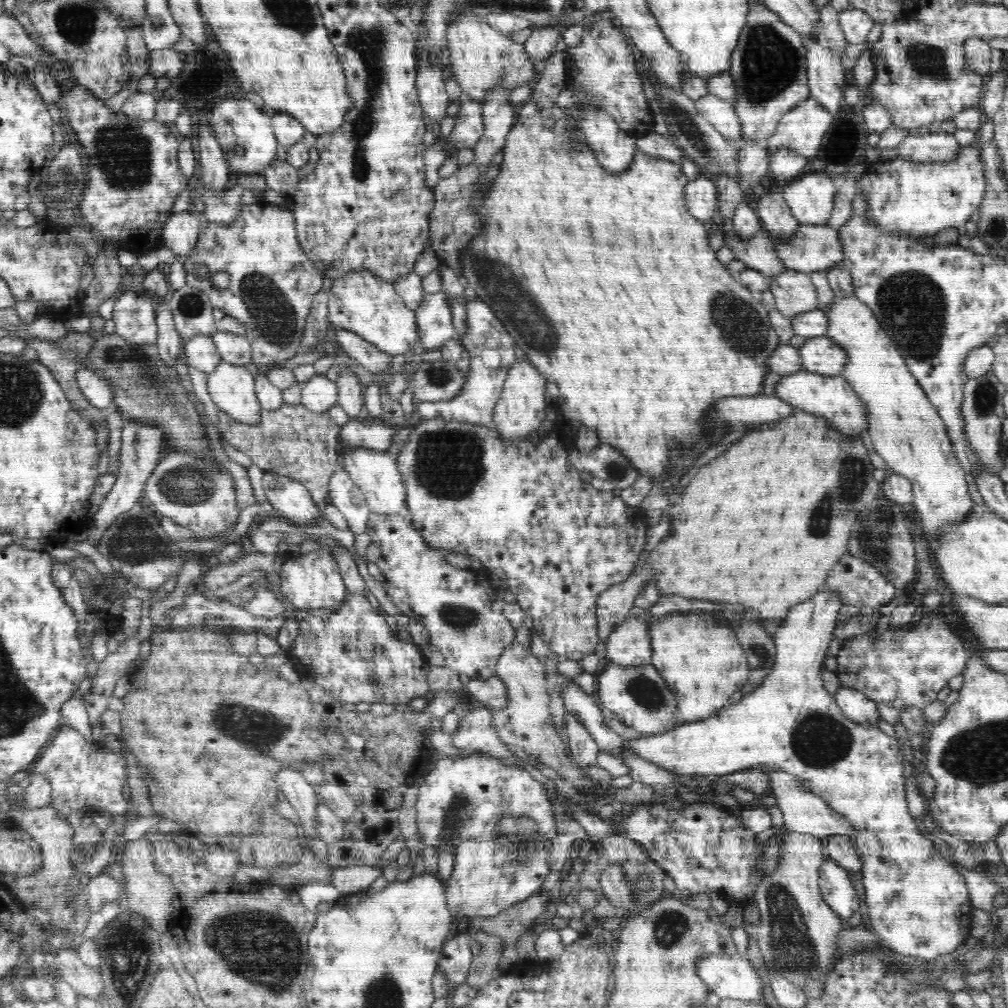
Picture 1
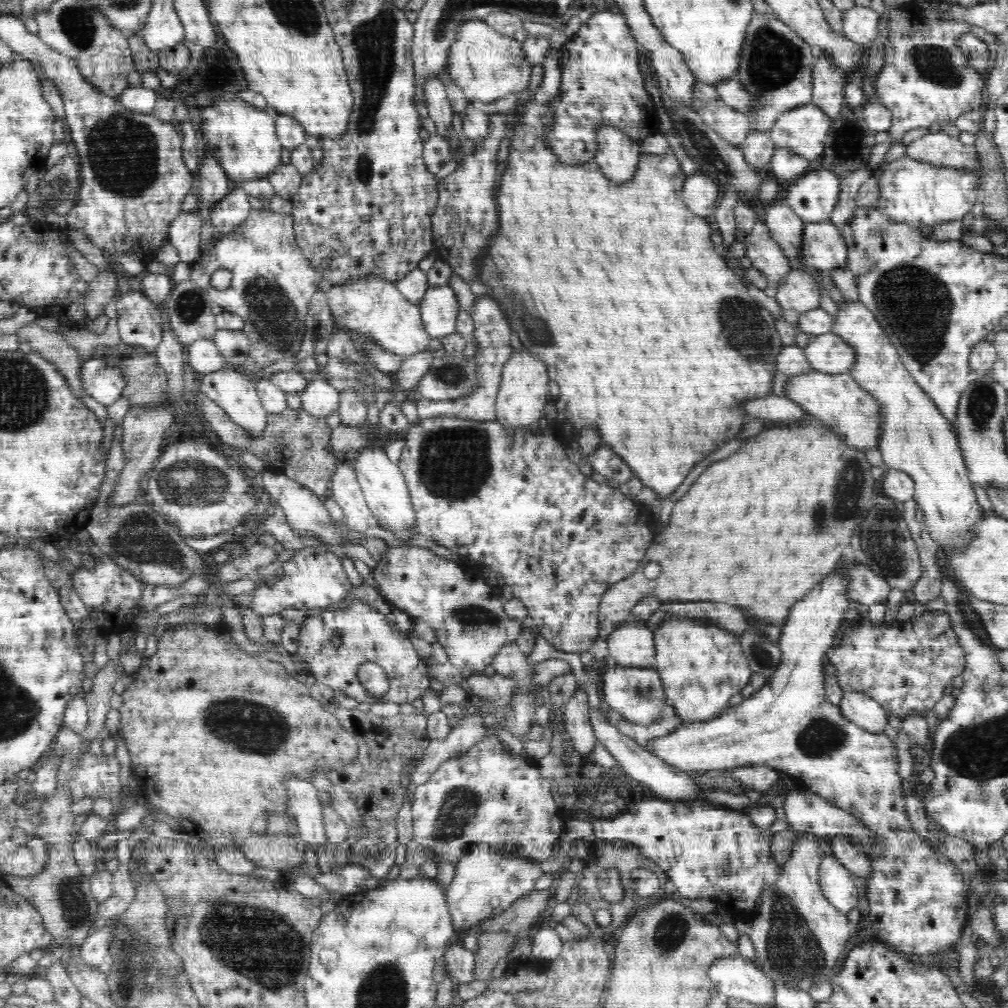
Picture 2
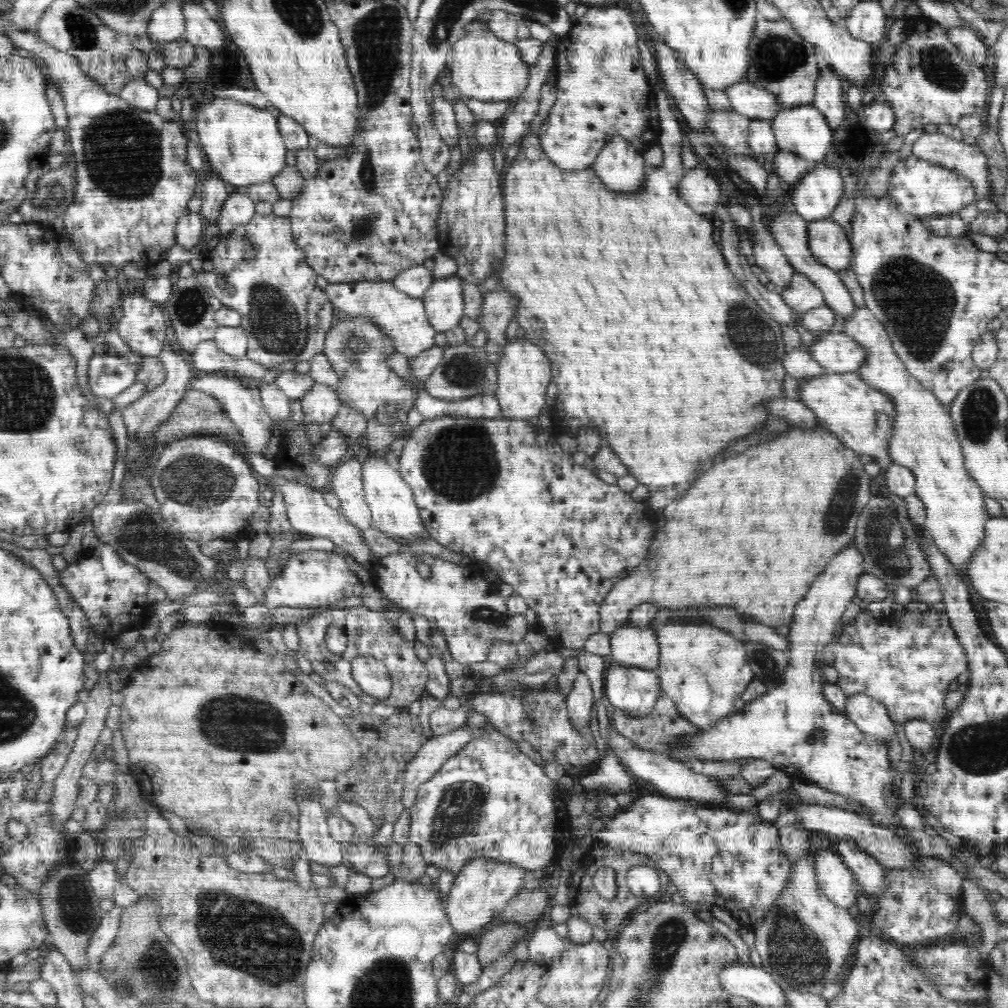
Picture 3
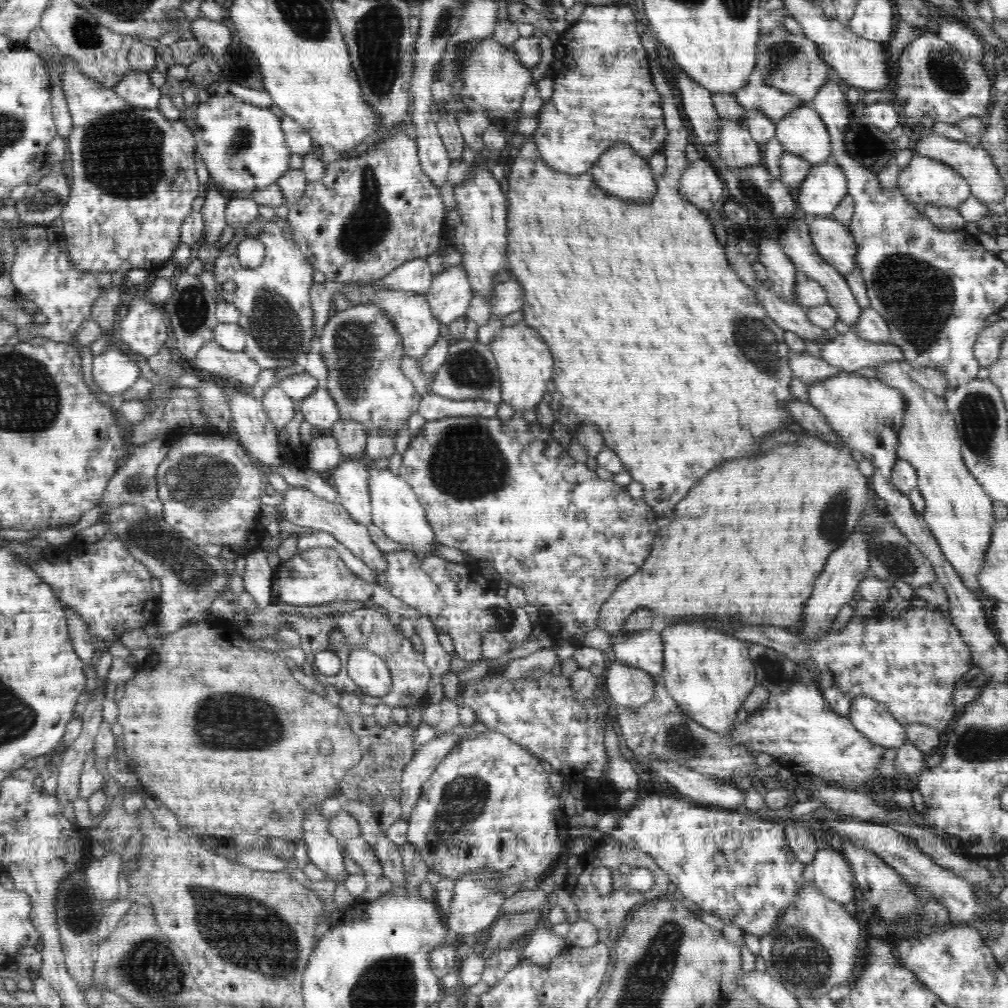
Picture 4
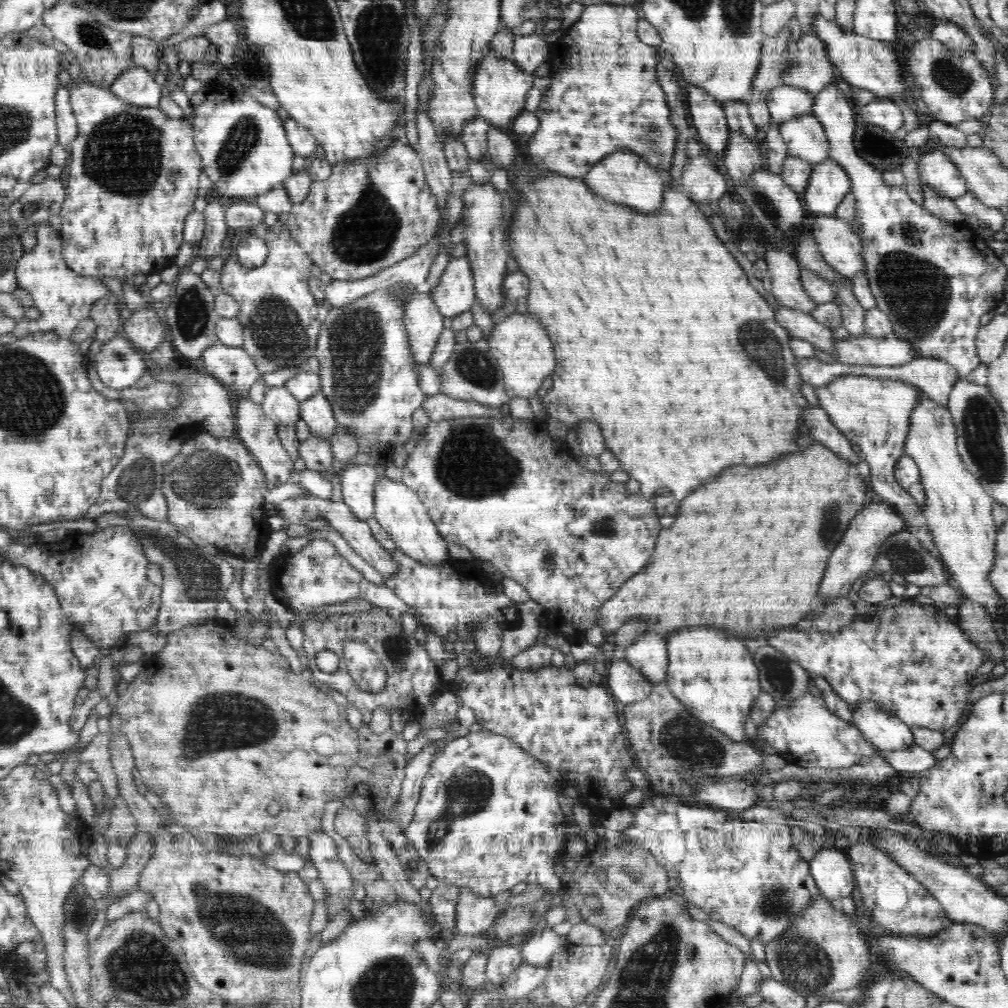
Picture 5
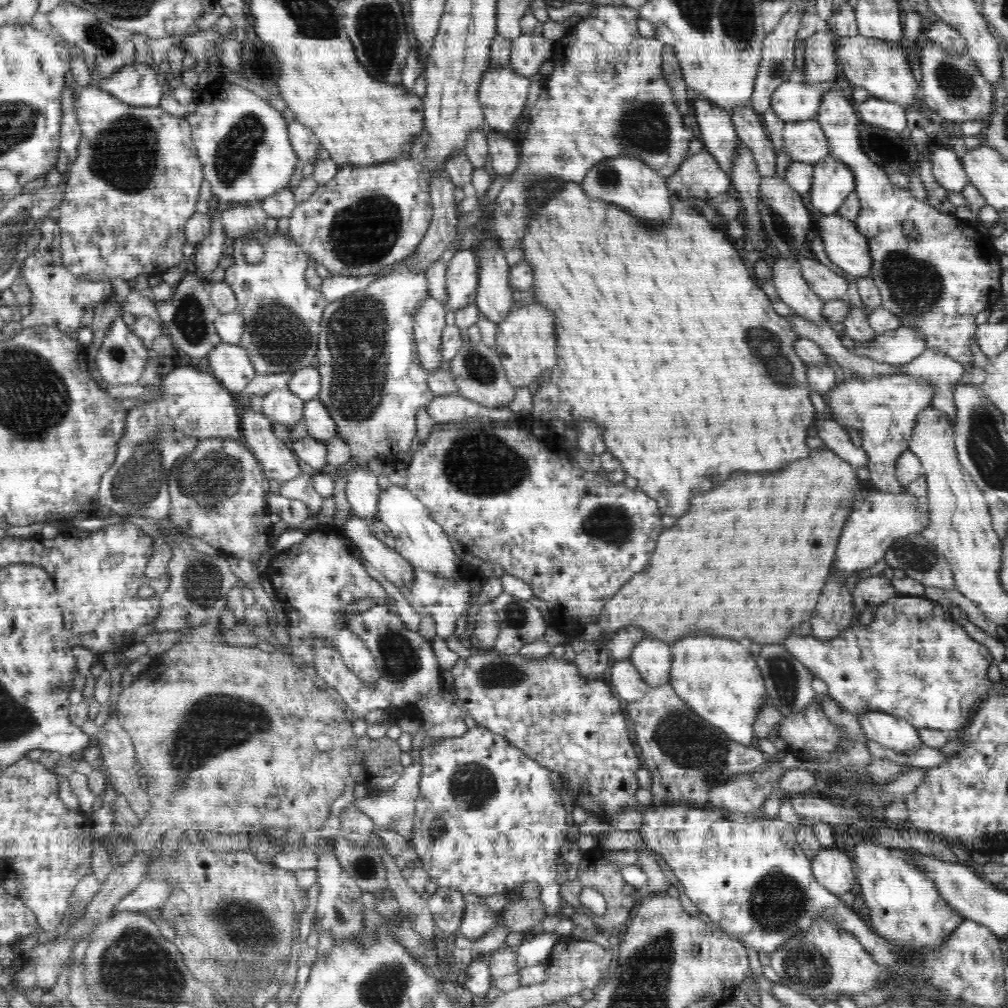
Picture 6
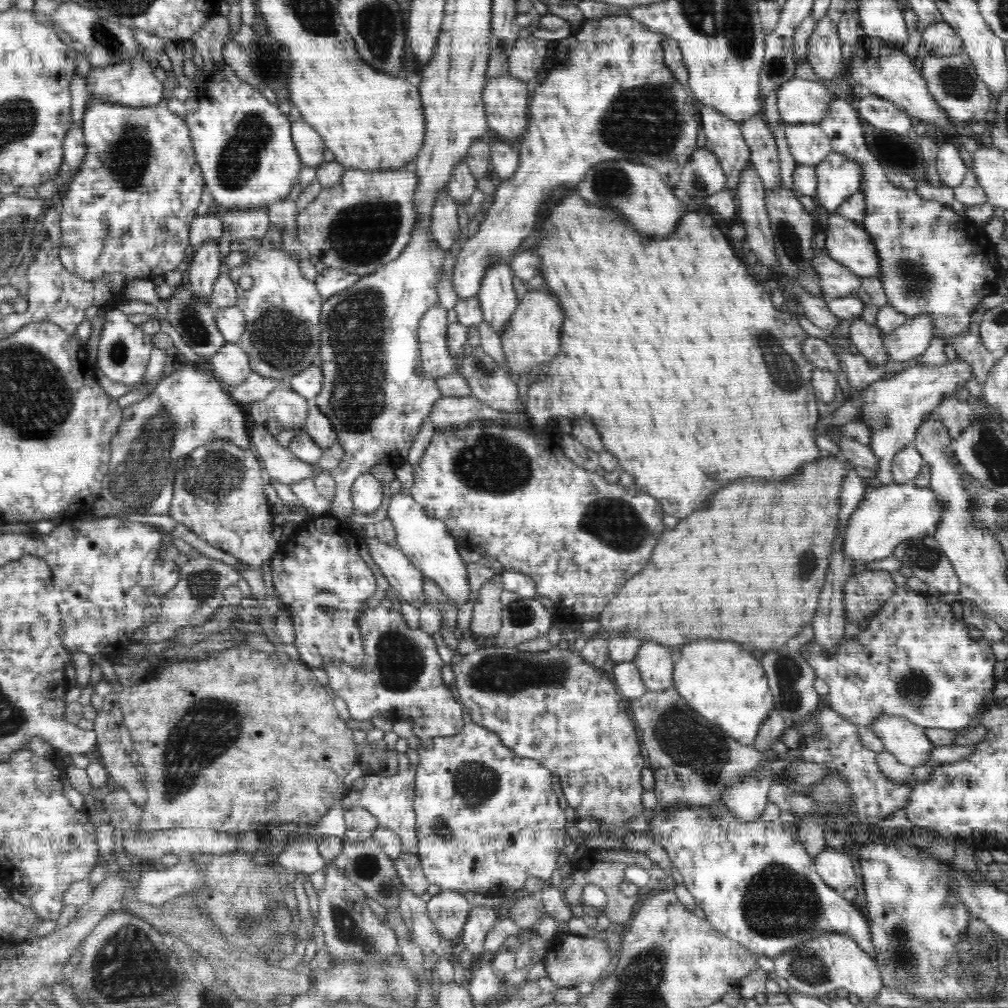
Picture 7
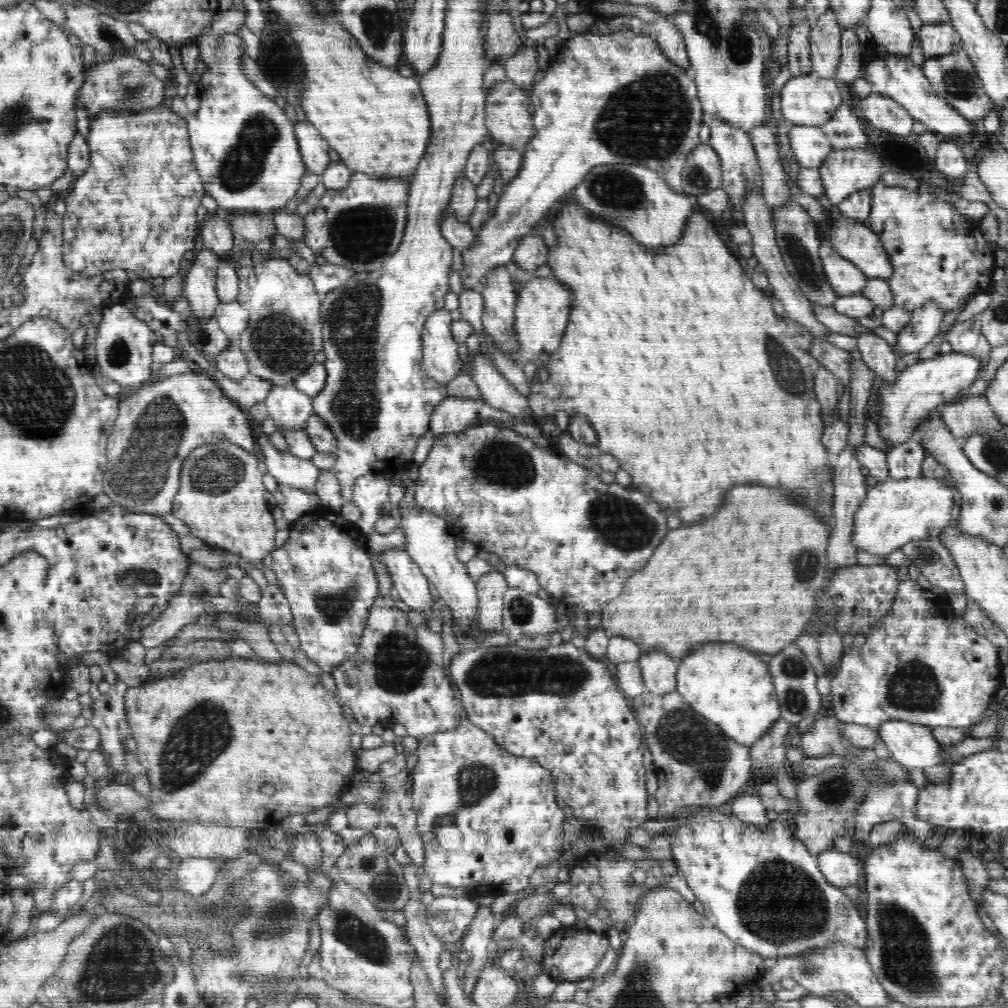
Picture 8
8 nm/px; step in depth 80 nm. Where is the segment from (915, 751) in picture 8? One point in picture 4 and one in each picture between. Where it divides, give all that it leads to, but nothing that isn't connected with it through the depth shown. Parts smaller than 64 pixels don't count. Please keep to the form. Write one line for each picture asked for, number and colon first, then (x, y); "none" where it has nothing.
4: (871, 717)
5: (883, 729)
6: (895, 733)
7: (906, 740)

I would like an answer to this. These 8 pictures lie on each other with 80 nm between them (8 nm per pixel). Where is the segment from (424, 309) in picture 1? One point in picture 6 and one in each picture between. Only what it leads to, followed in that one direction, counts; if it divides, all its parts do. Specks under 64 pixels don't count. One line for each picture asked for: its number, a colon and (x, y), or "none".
2: (439, 307)
3: (444, 303)
4: (450, 292)
5: (455, 293)
6: (462, 272)

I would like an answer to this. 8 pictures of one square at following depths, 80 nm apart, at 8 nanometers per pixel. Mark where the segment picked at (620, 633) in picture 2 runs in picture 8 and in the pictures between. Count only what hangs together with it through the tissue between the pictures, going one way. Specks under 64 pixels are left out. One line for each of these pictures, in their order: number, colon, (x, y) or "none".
3: (631, 646)
4: (644, 650)
5: (648, 653)
6: (653, 659)
7: (655, 664)
8: (659, 670)

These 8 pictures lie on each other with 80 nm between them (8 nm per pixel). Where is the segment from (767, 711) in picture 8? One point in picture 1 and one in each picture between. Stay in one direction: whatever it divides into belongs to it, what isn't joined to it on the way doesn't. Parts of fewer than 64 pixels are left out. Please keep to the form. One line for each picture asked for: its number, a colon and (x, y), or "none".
1: (701, 660)
2: (693, 661)
3: (703, 670)
4: (709, 674)
5: (707, 671)
6: (718, 679)
7: (722, 681)

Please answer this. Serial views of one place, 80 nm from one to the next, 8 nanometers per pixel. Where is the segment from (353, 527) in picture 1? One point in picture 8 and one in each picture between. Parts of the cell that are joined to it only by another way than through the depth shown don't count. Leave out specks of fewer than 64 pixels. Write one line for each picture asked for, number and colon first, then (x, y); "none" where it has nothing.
2: (344, 488)
3: (346, 480)
4: (350, 478)
5: (357, 482)
6: (362, 490)
7: (366, 492)
8: (371, 490)

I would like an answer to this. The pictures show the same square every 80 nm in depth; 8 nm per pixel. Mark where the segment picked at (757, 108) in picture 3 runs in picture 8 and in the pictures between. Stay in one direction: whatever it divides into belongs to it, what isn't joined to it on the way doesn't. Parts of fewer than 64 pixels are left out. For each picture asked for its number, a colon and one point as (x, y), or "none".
4: (757, 96)
5: (785, 102)
6: (793, 100)
7: (799, 101)
8: (806, 100)

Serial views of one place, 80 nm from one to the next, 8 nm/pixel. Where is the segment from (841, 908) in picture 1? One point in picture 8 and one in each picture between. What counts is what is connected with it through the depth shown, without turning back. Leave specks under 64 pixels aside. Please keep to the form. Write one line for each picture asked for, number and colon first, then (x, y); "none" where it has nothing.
2: (836, 881)
3: (835, 879)
4: (831, 872)
5: (832, 871)
6: (832, 868)
7: (835, 868)
8: (840, 868)

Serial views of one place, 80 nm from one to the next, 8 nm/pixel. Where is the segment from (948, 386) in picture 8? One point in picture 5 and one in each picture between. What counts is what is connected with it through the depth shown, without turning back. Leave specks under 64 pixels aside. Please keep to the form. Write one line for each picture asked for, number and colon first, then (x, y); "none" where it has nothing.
5: (873, 413)
6: (883, 410)
7: (894, 407)

